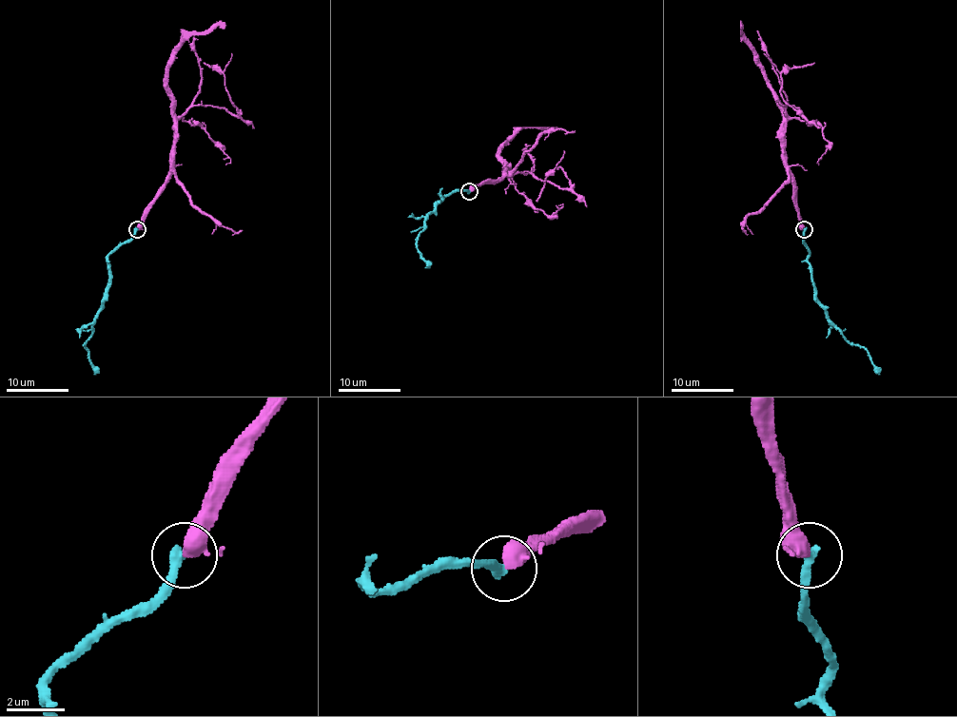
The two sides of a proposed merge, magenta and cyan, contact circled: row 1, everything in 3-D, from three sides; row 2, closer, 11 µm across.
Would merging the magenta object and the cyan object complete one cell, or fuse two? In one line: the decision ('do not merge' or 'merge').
do not merge

